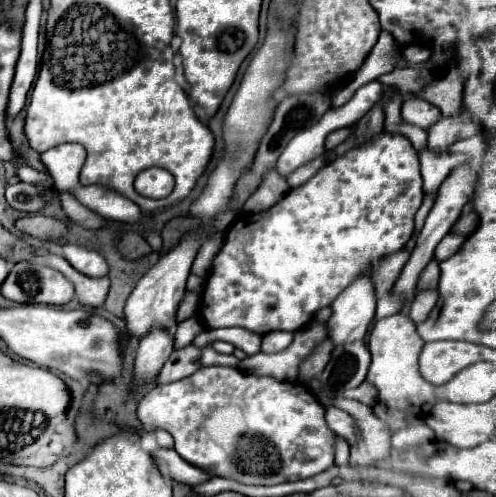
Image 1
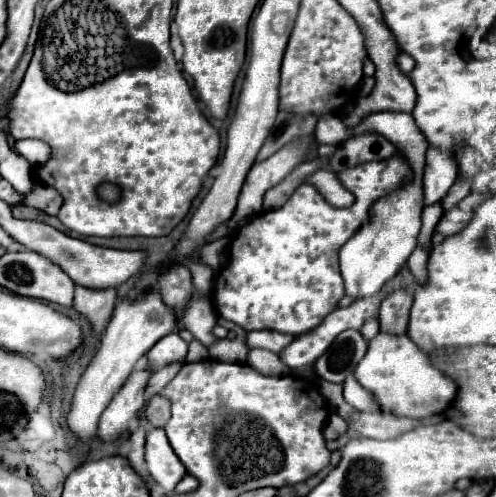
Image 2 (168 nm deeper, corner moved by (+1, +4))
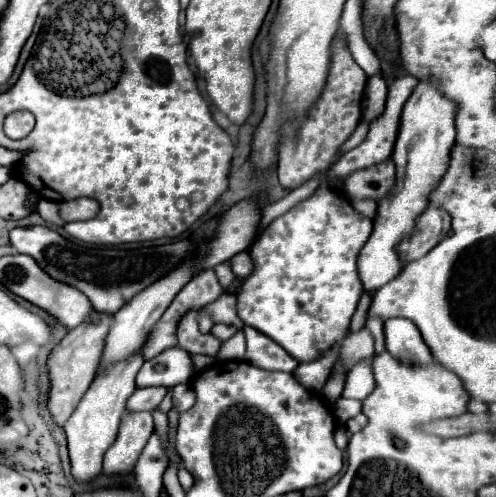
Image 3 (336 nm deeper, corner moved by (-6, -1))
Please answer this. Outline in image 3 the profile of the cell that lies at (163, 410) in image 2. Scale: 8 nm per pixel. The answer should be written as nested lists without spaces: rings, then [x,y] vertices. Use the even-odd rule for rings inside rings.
[[[178,384],[178,386],[174,386],[174,398],[172,398],[172,402],[174,402],[174,408],[178,412],[186,412],[188,408],[192,408],[194,402],[196,402],[196,394],[194,394],[192,386],[190,384]]]

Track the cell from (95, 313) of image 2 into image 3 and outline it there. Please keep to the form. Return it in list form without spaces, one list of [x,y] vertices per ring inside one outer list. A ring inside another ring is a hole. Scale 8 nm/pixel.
[[[92,312],[90,324],[84,324],[84,326],[78,326],[74,330],[70,330],[68,336],[64,336],[52,348],[52,352],[48,356],[48,362],[46,362],[48,378],[50,378],[46,406],[48,406],[48,412],[52,414],[52,418],[58,426],[62,426],[72,416],[72,412],[76,410],[78,402],[82,400],[84,392],[90,388],[90,384],[94,380],[94,374],[96,374],[96,366],[98,366],[102,350],[104,350],[104,338],[110,330],[110,324],[112,324],[112,316]]]

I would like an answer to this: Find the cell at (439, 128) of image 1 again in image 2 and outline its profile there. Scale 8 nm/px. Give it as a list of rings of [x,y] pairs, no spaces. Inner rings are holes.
[[[429,145],[423,177],[425,205],[441,201],[449,193],[455,179],[457,179],[457,163],[451,157],[451,153],[443,153],[439,147]]]

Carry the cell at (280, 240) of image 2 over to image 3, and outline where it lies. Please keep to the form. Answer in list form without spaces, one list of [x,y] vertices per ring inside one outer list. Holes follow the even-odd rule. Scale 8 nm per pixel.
[[[319,187],[308,200],[276,218],[250,248],[250,256],[256,268],[252,276],[244,280],[242,290],[236,294],[238,316],[244,324],[264,332],[274,342],[278,342],[298,362],[318,360],[332,346],[340,344],[350,330],[350,318],[364,292],[358,278],[356,258],[368,238],[370,220],[356,214],[350,202],[339,191]]]

